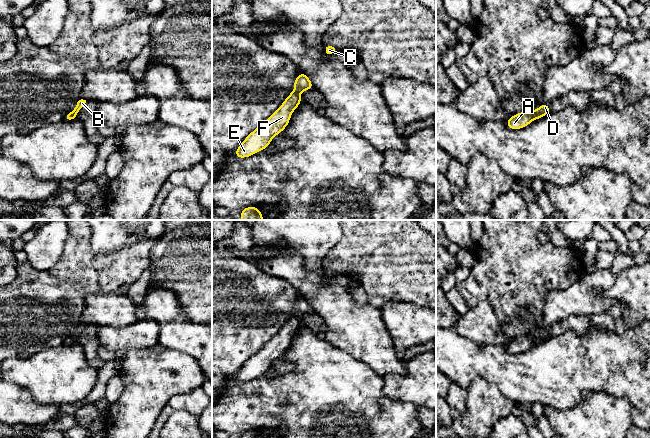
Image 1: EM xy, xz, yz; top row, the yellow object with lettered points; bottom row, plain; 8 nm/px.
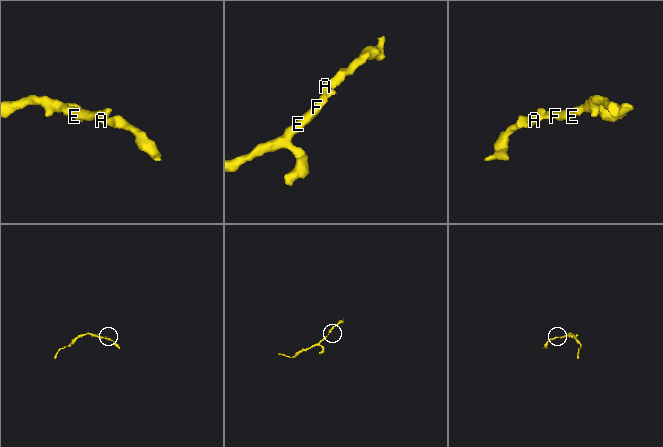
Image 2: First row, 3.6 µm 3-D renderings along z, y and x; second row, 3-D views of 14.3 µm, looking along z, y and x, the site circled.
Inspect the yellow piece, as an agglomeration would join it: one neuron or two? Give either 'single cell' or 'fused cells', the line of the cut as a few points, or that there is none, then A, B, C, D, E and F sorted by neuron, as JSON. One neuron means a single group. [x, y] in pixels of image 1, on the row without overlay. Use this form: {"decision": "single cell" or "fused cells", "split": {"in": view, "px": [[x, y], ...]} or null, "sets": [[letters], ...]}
{"decision": "single cell", "split": null, "sets": [["A", "B", "C", "D", "E", "F"]]}

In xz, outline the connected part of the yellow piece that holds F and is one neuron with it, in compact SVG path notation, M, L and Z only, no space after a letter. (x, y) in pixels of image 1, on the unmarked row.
M300 297L294 305L294 315L281 330L258 352L253 354L236 373L236 382L247 382L266 373L272 363L289 348L293 335L301 328L300 318L314 310L305 297Z

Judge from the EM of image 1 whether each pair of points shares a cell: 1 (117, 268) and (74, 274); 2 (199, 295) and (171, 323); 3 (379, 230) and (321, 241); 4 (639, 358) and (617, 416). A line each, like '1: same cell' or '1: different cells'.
1: same cell
2: different cells
3: different cells
4: different cells

